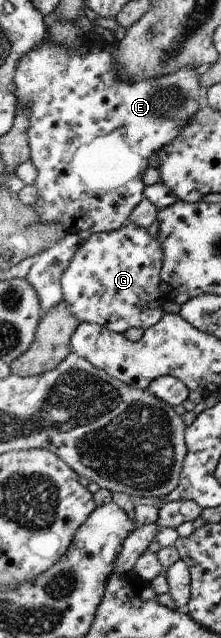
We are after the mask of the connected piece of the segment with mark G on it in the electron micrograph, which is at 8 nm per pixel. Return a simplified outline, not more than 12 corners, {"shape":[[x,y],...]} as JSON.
{"shape":[[91,234],[62,275],[80,322],[120,334],[164,316],[159,240]]}

